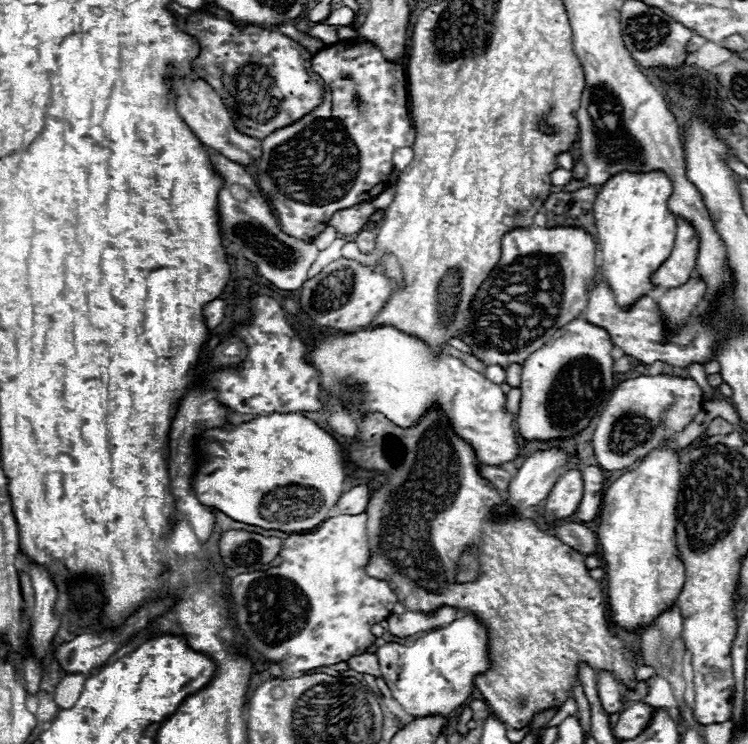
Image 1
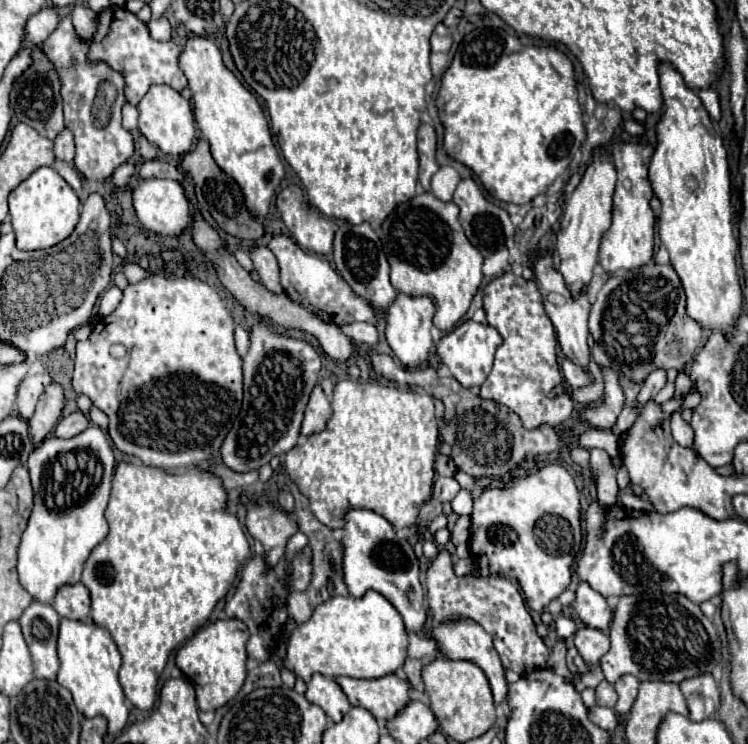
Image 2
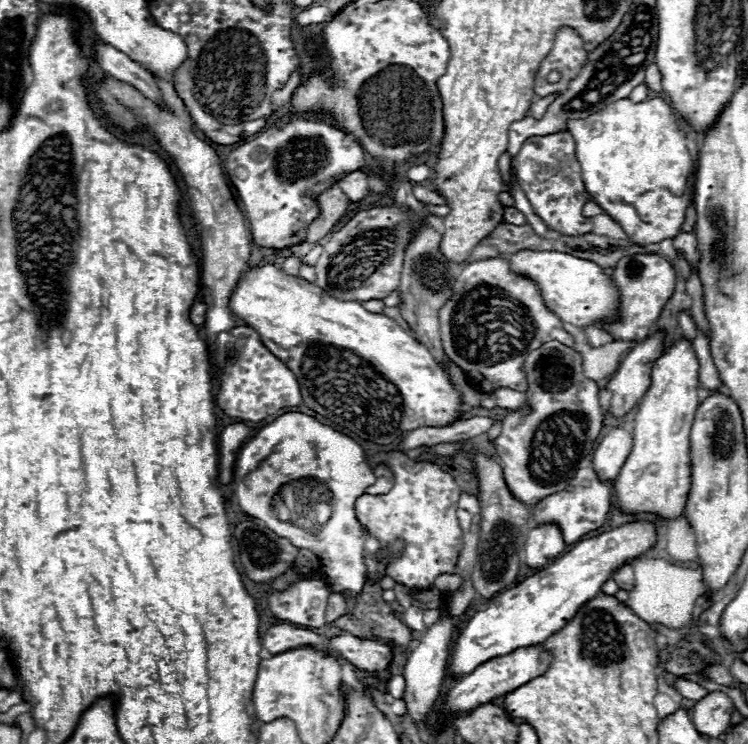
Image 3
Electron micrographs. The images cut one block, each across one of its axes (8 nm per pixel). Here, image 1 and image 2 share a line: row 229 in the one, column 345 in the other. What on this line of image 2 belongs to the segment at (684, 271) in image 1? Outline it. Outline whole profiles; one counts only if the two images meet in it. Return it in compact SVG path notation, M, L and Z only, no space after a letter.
M388 674L374 680L336 678L352 706L366 708L376 720L390 720L410 704L410 682Z

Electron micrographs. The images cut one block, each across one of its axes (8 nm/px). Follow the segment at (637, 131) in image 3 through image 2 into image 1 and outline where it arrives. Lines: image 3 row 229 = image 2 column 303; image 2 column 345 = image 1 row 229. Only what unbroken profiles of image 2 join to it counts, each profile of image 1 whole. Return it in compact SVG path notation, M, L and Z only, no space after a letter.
M660 170L618 172L608 178L594 200L594 220L602 252L602 274L620 306L630 306L654 290L650 274L670 256L676 238L676 216L668 210L672 182Z

